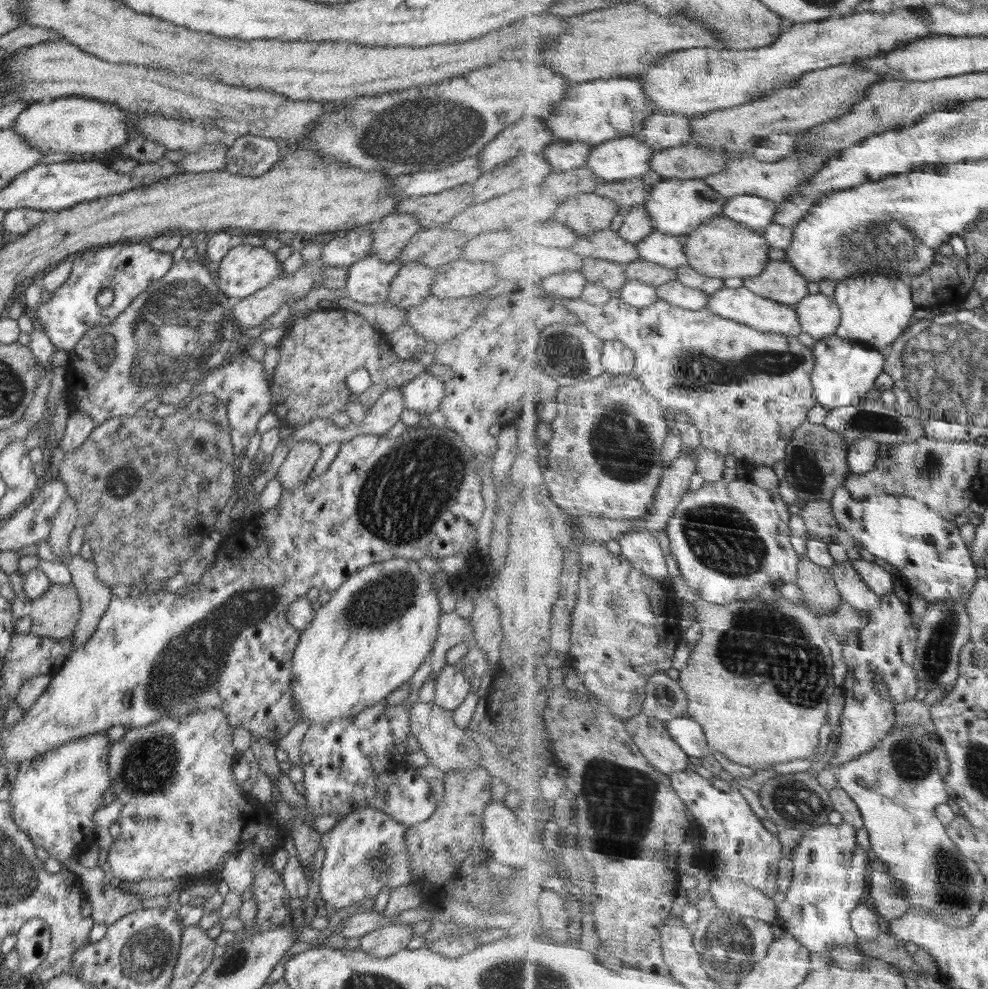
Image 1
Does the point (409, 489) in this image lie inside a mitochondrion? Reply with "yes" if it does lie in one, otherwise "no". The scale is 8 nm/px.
yes

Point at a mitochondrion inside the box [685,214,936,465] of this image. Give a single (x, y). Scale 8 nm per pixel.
(872, 421)

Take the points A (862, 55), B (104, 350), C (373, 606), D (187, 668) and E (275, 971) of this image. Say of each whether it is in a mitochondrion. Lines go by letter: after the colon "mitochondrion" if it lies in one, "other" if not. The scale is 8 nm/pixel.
A: other
B: mitochondrion
C: mitochondrion
D: mitochondrion
E: other

